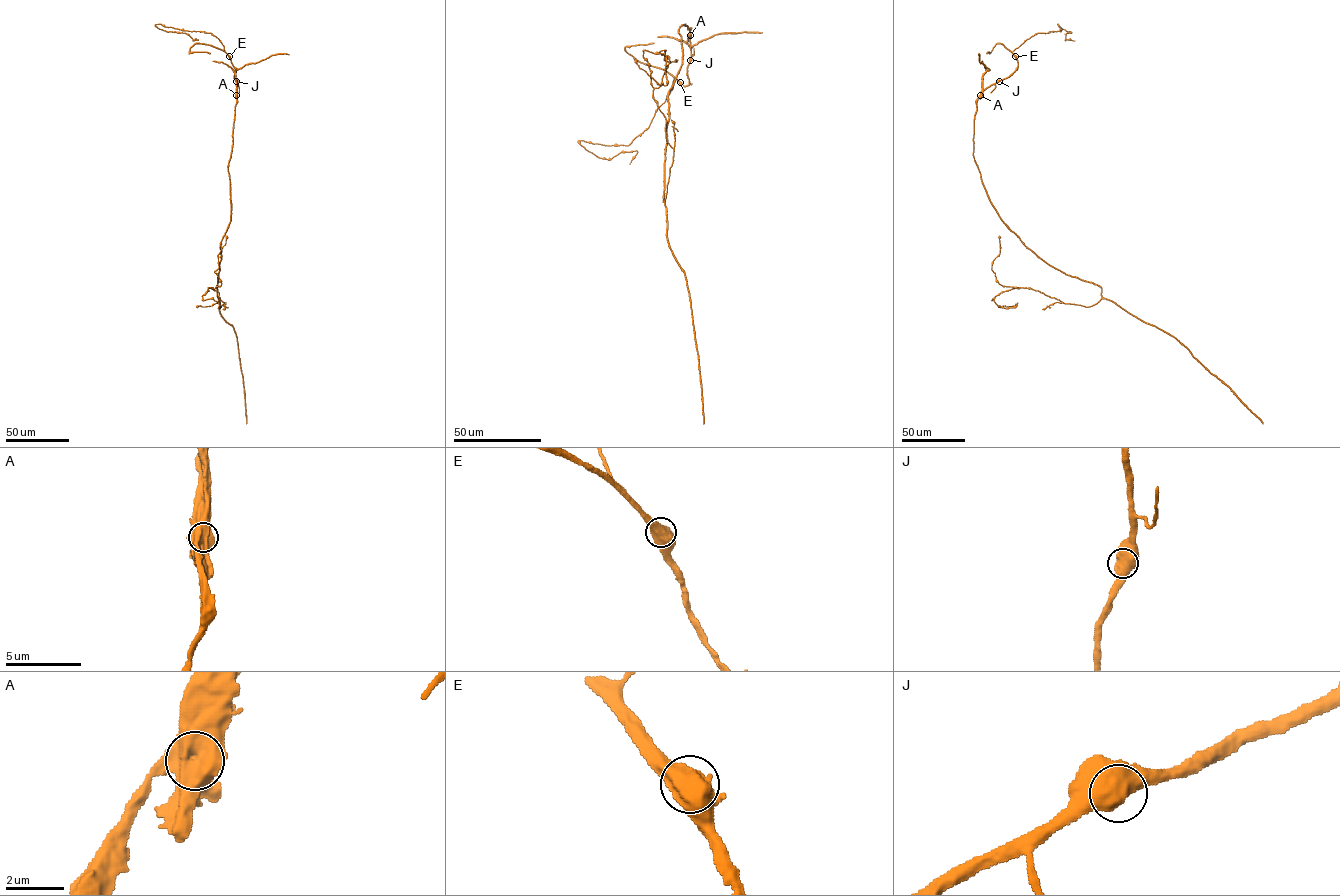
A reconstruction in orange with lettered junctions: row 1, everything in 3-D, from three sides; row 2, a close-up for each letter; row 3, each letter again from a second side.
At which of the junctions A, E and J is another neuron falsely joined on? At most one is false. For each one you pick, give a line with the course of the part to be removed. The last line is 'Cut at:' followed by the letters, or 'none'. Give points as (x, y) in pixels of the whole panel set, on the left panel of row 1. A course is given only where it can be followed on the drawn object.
A: course (236, 95), (234, 71), (272, 55), (288, 54)
Cut at: A

